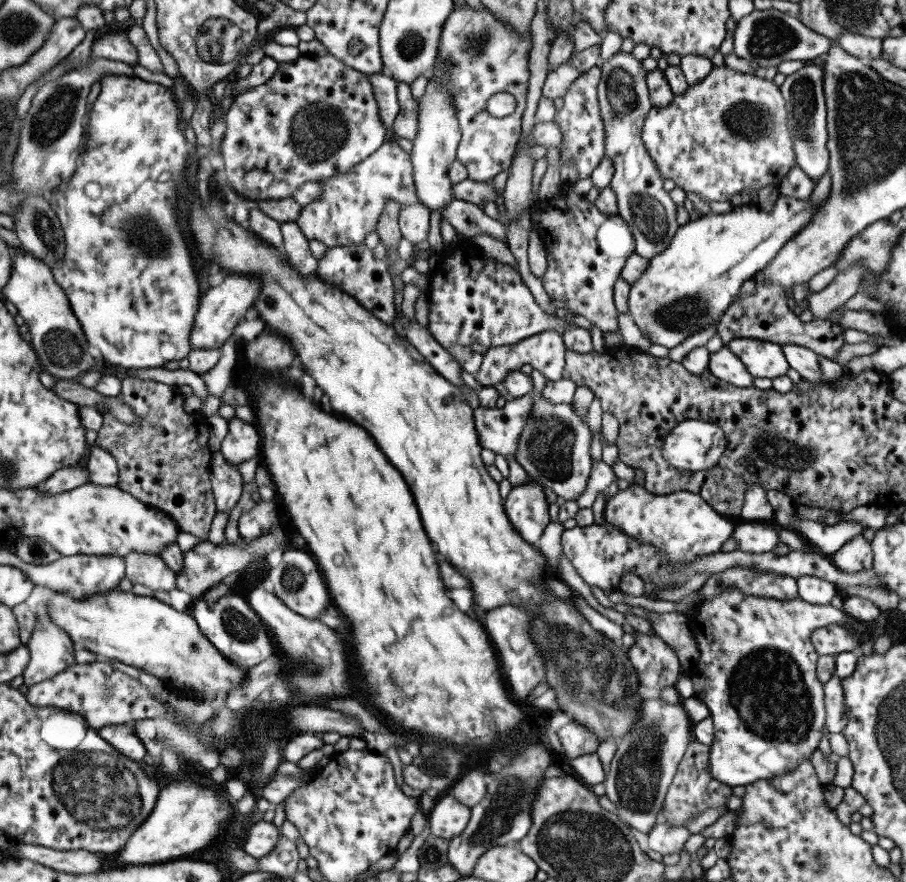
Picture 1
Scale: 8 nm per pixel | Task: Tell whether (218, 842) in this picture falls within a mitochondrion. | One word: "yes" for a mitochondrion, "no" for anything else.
no

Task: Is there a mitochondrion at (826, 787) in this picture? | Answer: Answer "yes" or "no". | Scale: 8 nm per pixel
no

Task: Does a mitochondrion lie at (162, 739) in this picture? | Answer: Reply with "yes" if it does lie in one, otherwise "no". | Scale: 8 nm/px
yes

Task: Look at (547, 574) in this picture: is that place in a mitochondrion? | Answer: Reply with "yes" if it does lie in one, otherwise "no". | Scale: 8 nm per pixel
no

